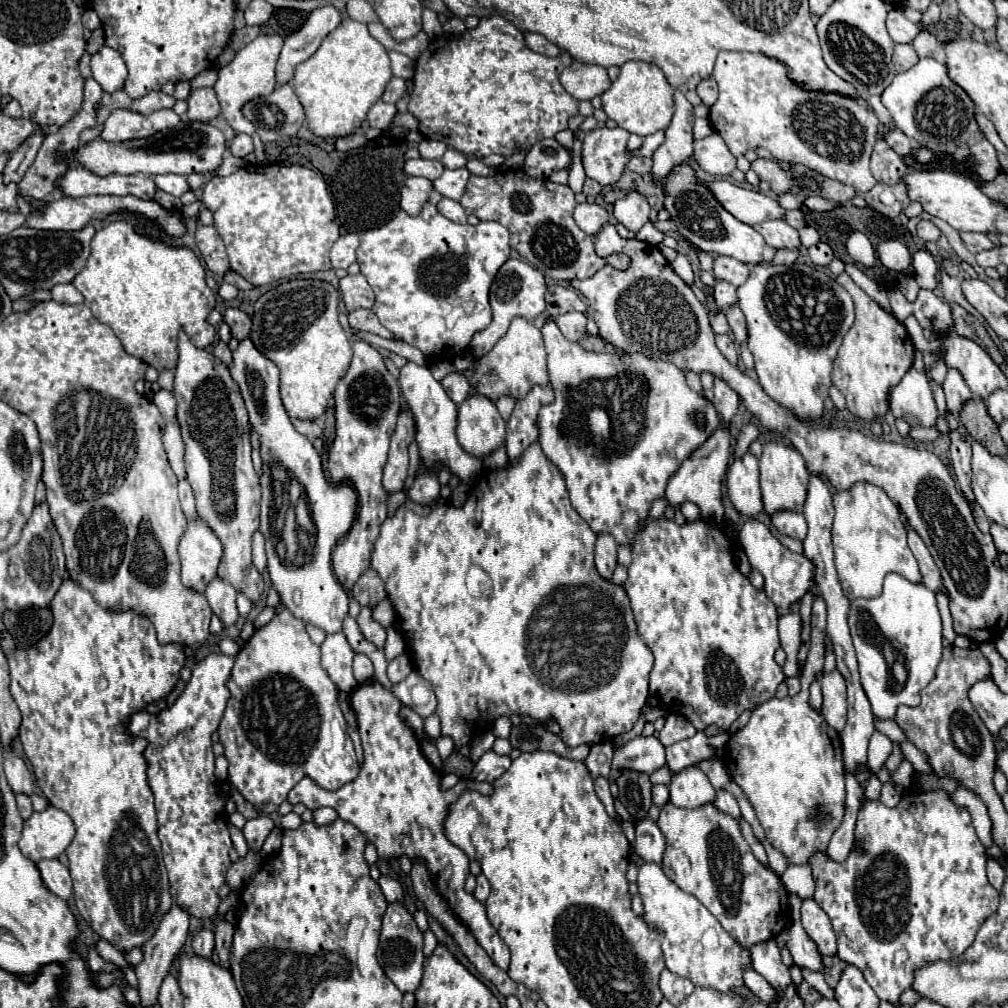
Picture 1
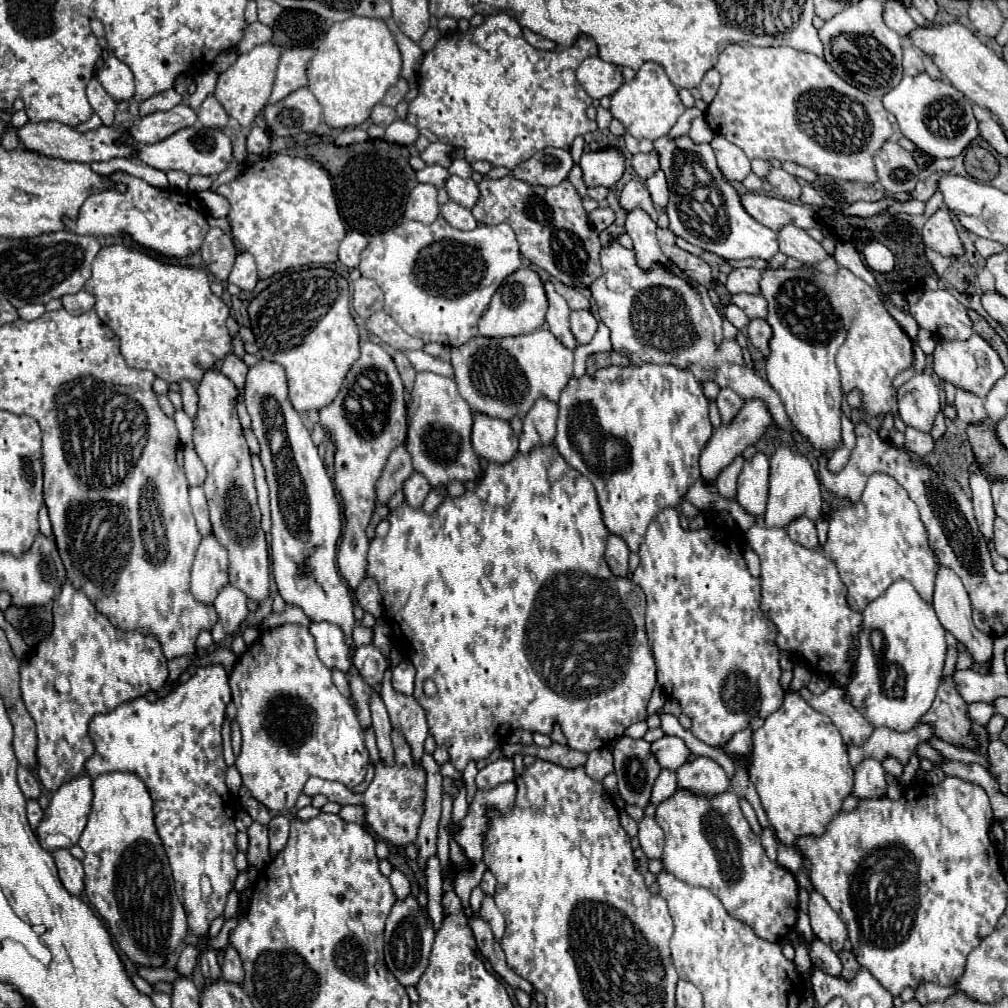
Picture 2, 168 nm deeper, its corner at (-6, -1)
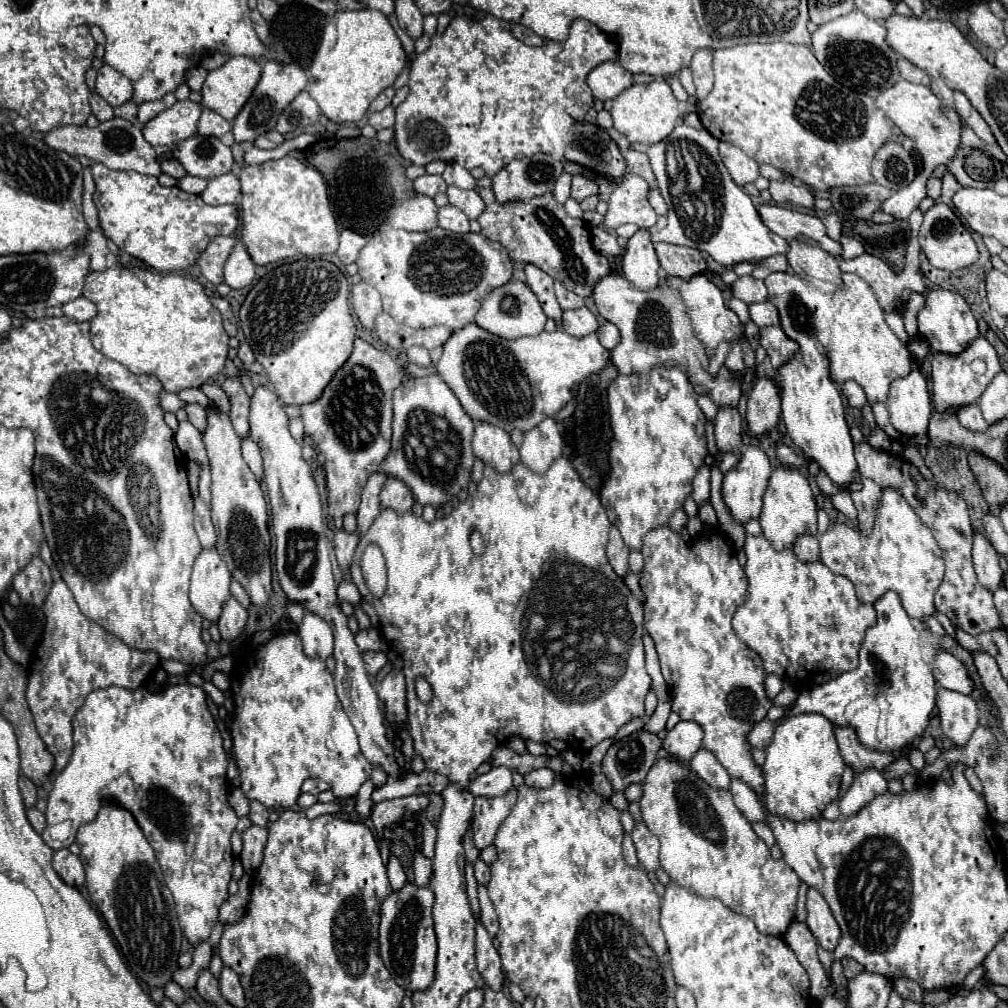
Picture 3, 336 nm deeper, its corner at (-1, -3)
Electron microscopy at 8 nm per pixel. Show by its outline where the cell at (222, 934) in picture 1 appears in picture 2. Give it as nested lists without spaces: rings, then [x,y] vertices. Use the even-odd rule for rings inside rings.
[[[234,947],[226,949],[226,957],[224,957],[224,965],[222,965],[222,979],[224,981],[232,981],[232,983],[242,983],[244,979],[244,969],[242,969],[242,961],[238,957],[238,951]]]

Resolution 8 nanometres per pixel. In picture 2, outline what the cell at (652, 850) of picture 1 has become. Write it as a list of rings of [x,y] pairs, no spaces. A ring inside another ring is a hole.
[[[644,817],[638,823],[638,839],[640,847],[648,859],[660,859],[664,849],[664,831],[652,817]]]

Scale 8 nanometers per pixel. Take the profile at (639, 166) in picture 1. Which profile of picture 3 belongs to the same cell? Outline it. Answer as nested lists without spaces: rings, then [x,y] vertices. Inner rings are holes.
[[[627,151],[625,153],[625,163],[627,163],[627,171],[631,175],[639,175],[643,177],[649,185],[655,185],[655,175],[651,171],[651,165],[649,165],[649,157],[645,153],[639,153],[639,151]]]

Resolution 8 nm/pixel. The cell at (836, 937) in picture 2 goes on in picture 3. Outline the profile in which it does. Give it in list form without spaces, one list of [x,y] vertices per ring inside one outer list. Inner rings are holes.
[[[809,889],[809,893],[807,893],[807,927],[811,929],[813,937],[817,939],[817,943],[823,949],[835,951],[835,947],[841,939],[841,929],[833,917],[829,905],[821,897],[821,893],[815,889]]]

